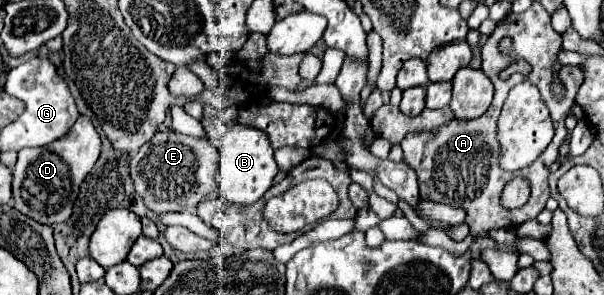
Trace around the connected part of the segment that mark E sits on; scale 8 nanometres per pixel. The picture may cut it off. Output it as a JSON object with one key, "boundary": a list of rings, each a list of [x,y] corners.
{"boundary":[[[161,130],[133,156],[129,174],[135,182],[135,190],[143,196],[143,202],[149,210],[181,212],[195,208],[215,190],[217,158],[217,148],[209,140],[183,136],[175,130]]]}

